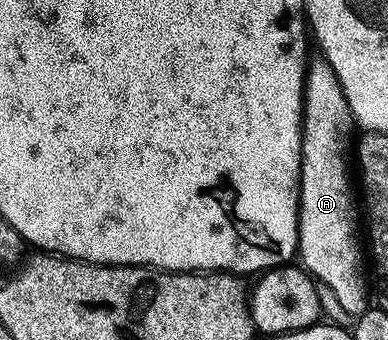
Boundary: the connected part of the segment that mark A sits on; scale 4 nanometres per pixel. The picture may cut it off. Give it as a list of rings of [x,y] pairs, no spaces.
[[[324,60],[310,61],[309,69],[305,71],[305,104],[302,107],[300,224],[297,254],[302,267],[320,285],[325,284],[333,292],[340,308],[351,318],[358,318],[369,309],[369,303],[361,274],[361,258],[351,210],[351,188],[347,176],[347,152],[349,150],[350,153],[353,144],[350,136],[352,130],[355,130],[353,113],[335,72]]]

